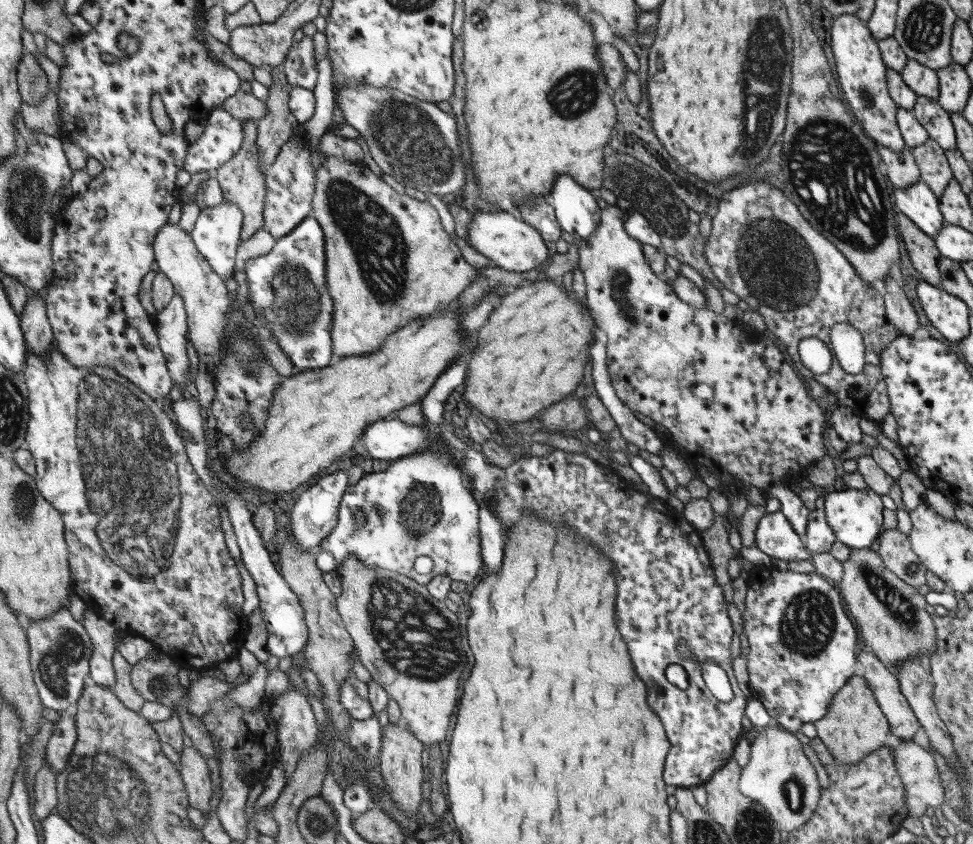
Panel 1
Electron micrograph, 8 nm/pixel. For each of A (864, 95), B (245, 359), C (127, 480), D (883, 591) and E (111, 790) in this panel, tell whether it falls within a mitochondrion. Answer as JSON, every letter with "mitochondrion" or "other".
{"A":"mitochondrion","B":"mitochondrion","C":"mitochondrion","D":"mitochondrion","E":"mitochondrion"}

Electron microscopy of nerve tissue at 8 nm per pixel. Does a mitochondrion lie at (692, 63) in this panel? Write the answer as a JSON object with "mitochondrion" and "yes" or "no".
{"mitochondrion":"no"}

